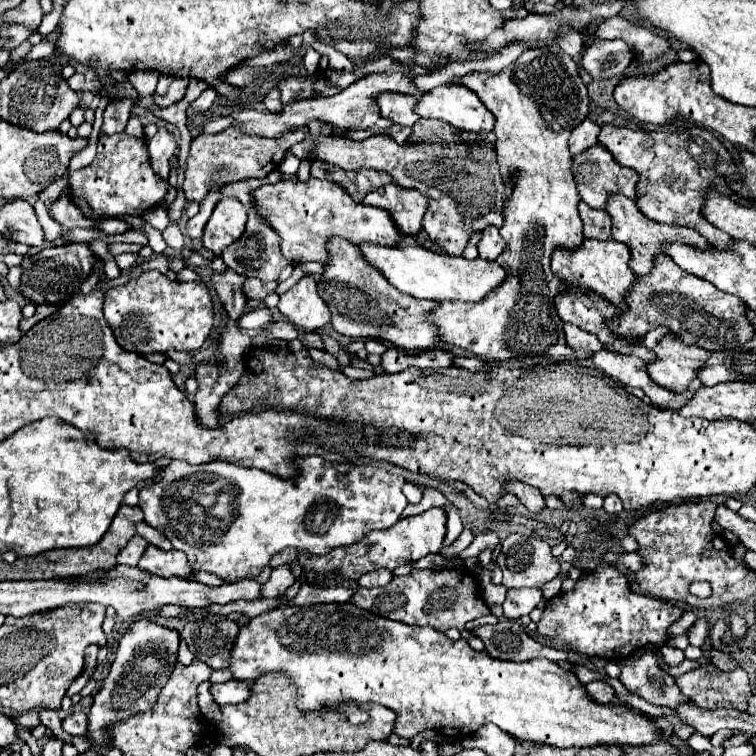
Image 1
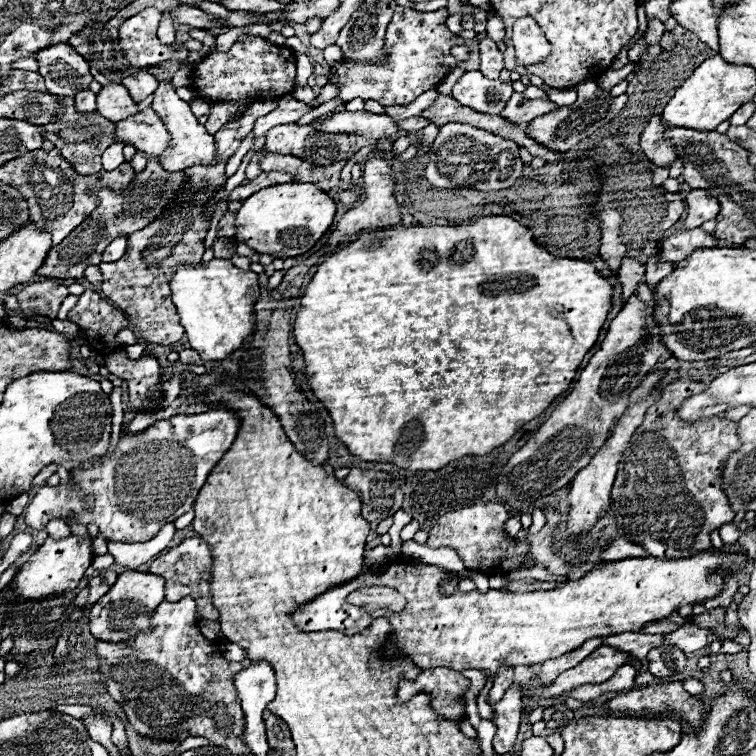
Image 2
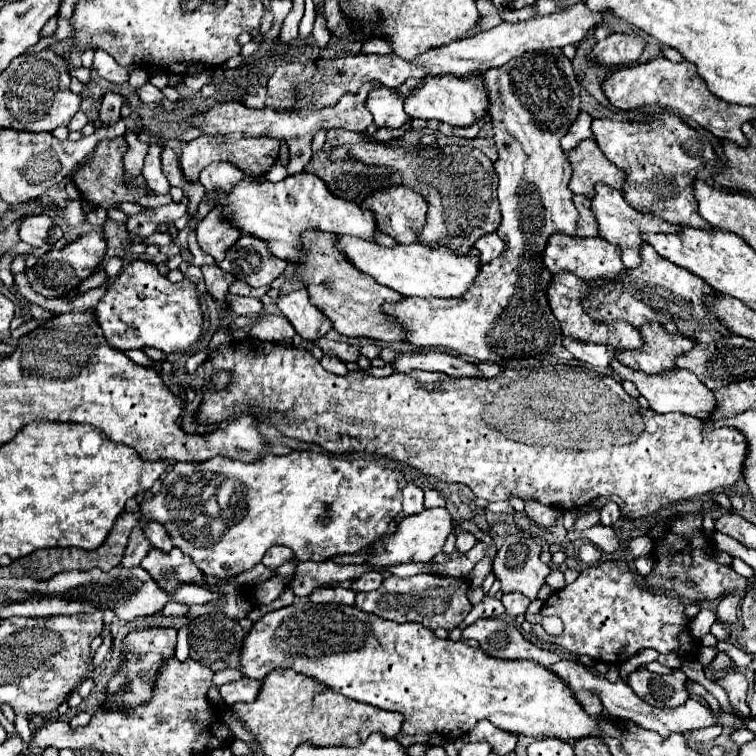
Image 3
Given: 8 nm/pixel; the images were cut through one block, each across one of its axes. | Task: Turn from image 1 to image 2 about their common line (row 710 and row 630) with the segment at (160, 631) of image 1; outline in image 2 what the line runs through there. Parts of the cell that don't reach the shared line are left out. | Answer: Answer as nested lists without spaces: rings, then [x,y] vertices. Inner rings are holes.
[[[126,570],[118,576],[116,584],[108,590],[108,594],[92,606],[90,616],[88,616],[90,632],[98,640],[110,640],[110,642],[130,640],[138,632],[144,632],[146,626],[150,626],[150,618],[160,602],[164,602],[164,580],[162,578],[150,572]]]

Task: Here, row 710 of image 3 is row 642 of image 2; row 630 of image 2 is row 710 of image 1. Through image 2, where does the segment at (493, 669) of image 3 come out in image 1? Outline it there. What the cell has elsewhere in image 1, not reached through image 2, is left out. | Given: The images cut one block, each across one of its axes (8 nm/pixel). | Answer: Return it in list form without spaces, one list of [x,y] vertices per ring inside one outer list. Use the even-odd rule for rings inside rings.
[[[316,604],[316,606],[282,606],[264,612],[240,628],[238,644],[234,644],[230,672],[236,680],[254,682],[266,672],[286,672],[298,688],[296,706],[306,712],[318,712],[324,706],[338,708],[348,714],[350,724],[366,722],[366,714],[346,702],[378,702],[398,714],[394,734],[414,738],[416,734],[432,728],[444,736],[458,740],[462,734],[470,736],[474,728],[492,722],[500,730],[518,740],[536,744],[552,744],[558,748],[584,748],[594,744],[652,744],[662,732],[640,714],[614,704],[594,704],[584,690],[584,684],[558,664],[546,658],[530,662],[494,660],[486,652],[476,652],[466,640],[450,640],[446,634],[430,626],[410,626],[396,620],[380,618],[350,604]]]

